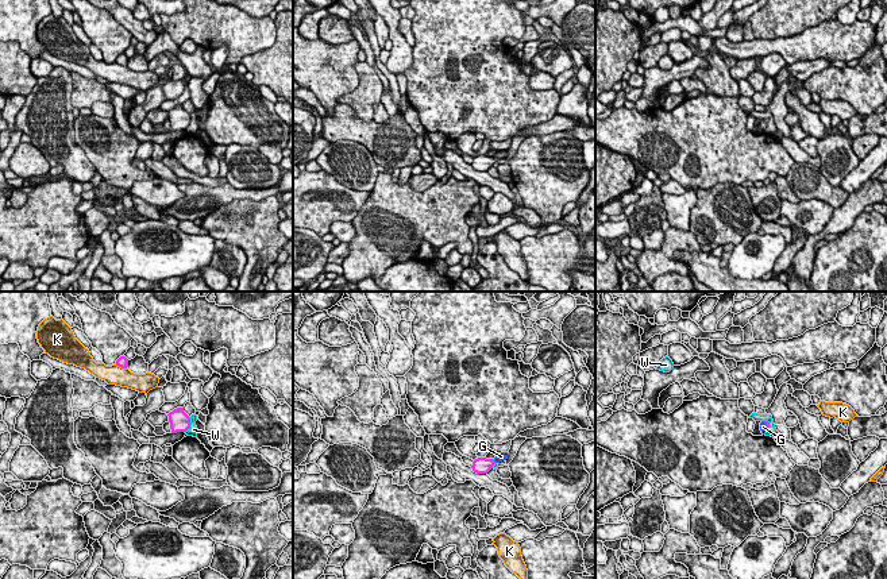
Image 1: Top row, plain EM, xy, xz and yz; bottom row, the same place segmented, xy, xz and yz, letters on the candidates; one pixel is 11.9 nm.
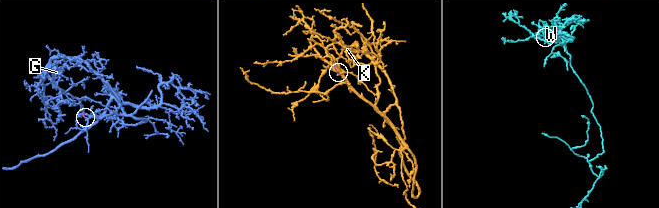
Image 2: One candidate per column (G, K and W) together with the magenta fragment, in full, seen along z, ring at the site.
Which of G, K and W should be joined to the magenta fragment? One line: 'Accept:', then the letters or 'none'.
Accept: G

